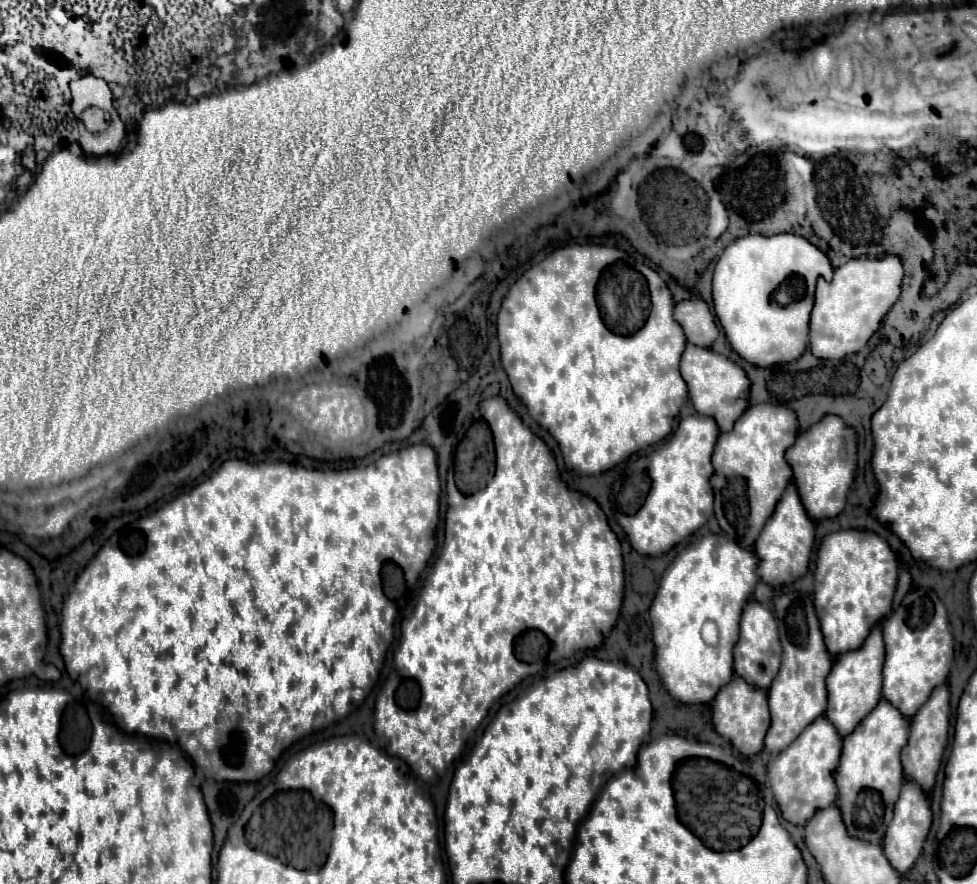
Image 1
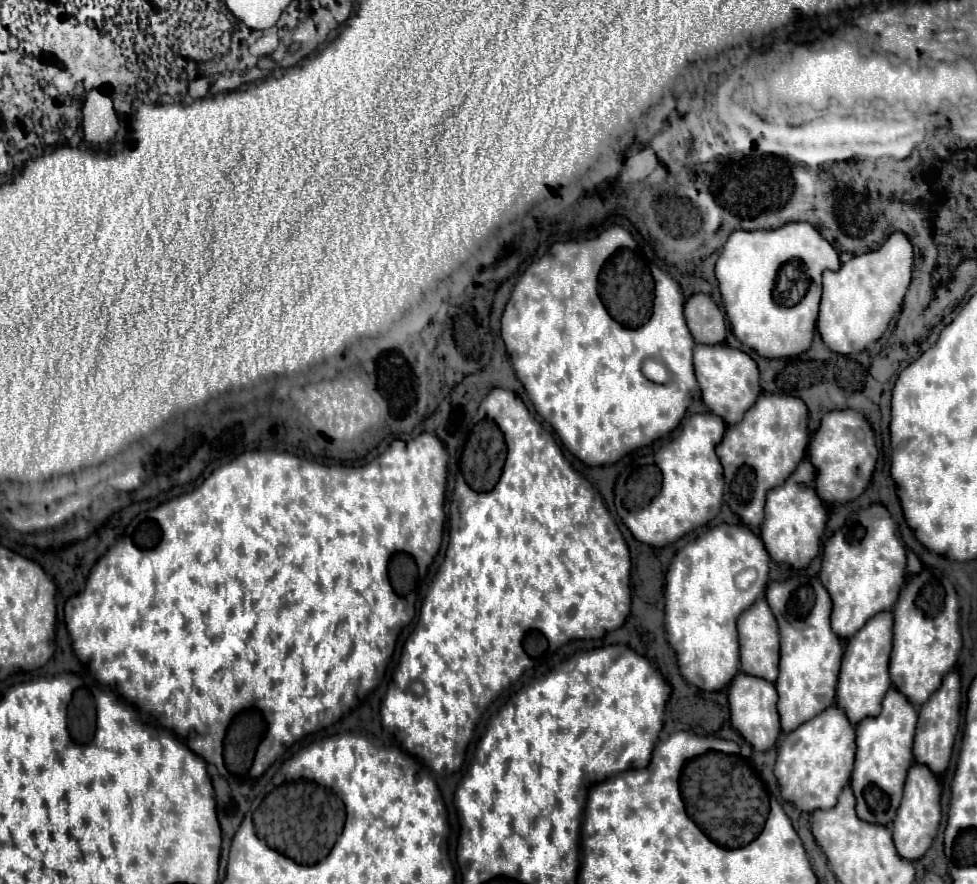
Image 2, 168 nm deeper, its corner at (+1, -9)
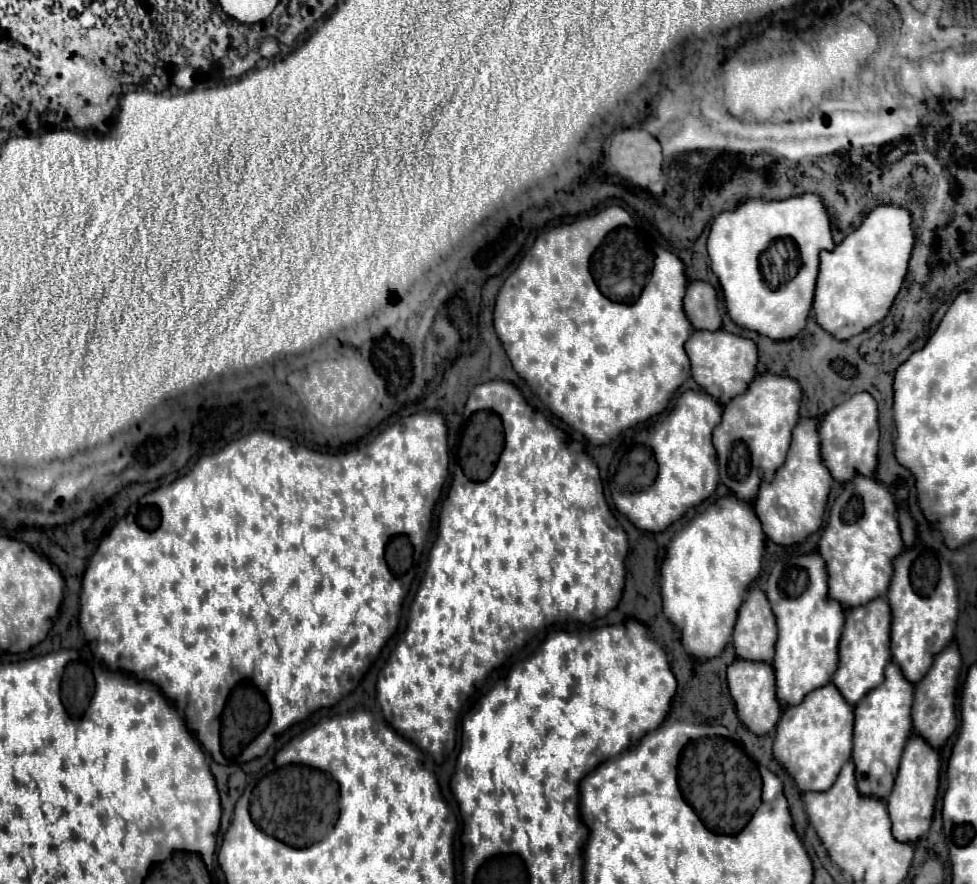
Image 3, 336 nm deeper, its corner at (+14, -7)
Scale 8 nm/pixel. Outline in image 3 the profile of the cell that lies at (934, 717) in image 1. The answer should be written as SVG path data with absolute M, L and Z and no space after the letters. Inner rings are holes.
M949 644L943 652L935 656L931 670L925 674L921 682L915 684L915 702L911 710L913 718L913 732L915 736L923 738L931 748L941 748L945 740L955 732L957 718L955 718L955 684L957 674L961 668L961 656L955 644Z

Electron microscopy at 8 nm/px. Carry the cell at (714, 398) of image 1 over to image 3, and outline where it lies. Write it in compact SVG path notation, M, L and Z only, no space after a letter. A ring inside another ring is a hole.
M699 330L693 332L685 344L685 352L691 360L691 376L693 380L709 392L721 406L725 406L731 398L739 396L749 388L749 384L755 378L755 364L757 364L757 348L751 340L745 340L741 336L729 334L725 330L707 332Z

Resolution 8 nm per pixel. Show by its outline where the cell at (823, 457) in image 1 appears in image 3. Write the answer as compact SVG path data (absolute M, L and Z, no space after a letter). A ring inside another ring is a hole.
M859 392L843 404L829 410L819 424L819 442L823 464L829 468L835 482L847 484L855 474L873 476L877 466L877 442L879 442L879 426L877 426L877 402L867 392Z

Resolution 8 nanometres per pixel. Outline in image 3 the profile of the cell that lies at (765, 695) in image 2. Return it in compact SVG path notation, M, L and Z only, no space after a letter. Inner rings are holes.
M735 660L727 668L727 686L729 686L731 700L735 702L737 716L747 726L747 730L751 730L757 736L771 734L779 716L781 716L781 706L779 706L777 696L775 696L773 668L769 664L761 664L761 662Z

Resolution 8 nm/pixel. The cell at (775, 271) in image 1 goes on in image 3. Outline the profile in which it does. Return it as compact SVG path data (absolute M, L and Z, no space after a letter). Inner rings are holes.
M803 194L799 198L787 198L783 202L763 202L747 200L733 212L721 212L709 232L707 252L711 260L711 270L719 278L727 314L729 318L745 328L753 330L771 340L791 340L795 338L807 322L815 280L819 272L819 252L833 250L833 238L829 228L829 216L815 194Z

